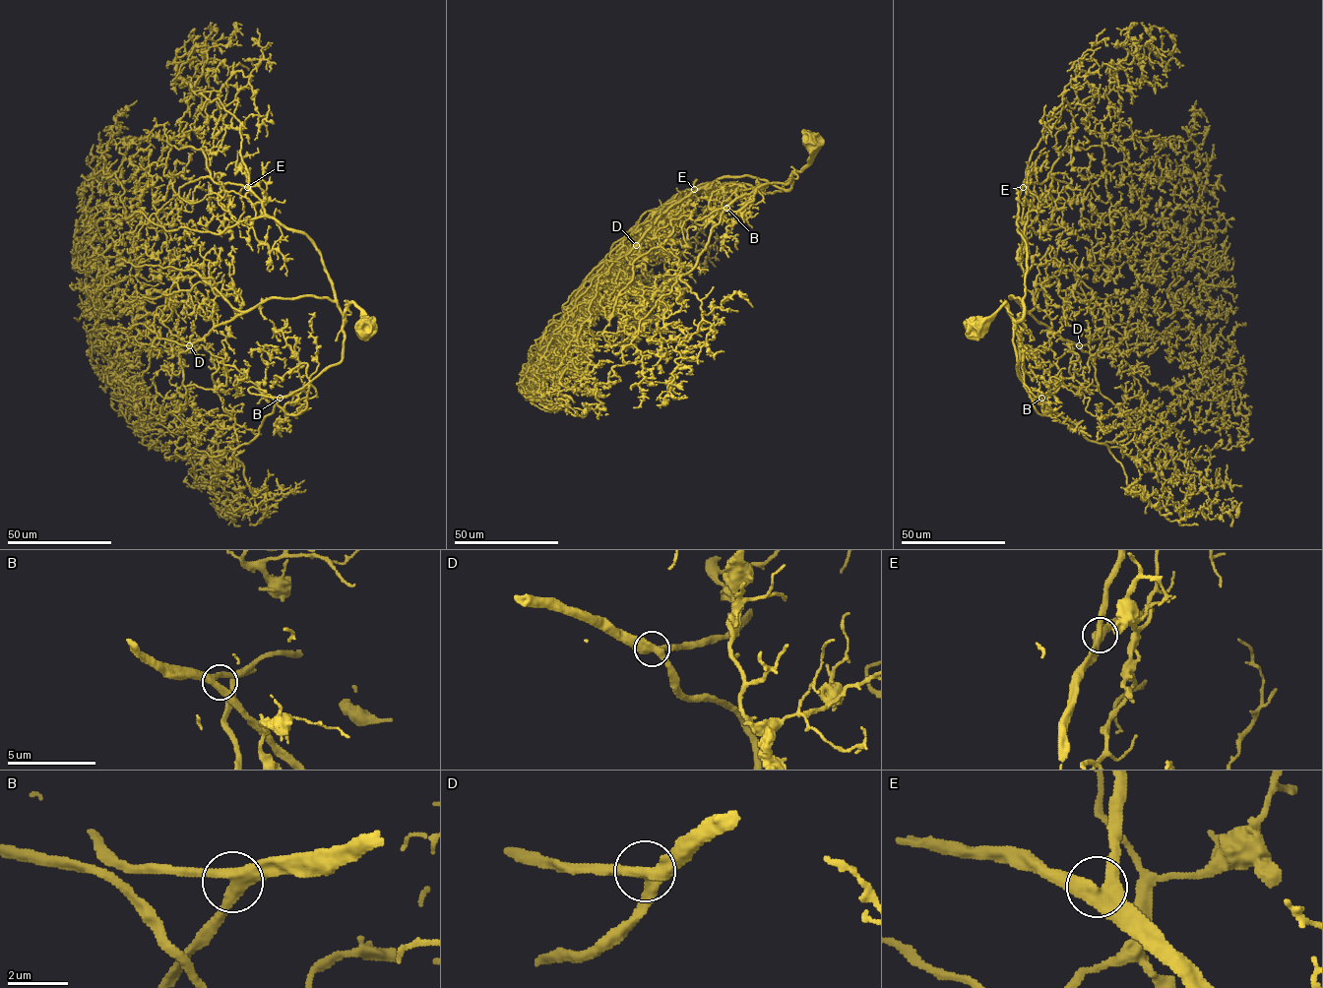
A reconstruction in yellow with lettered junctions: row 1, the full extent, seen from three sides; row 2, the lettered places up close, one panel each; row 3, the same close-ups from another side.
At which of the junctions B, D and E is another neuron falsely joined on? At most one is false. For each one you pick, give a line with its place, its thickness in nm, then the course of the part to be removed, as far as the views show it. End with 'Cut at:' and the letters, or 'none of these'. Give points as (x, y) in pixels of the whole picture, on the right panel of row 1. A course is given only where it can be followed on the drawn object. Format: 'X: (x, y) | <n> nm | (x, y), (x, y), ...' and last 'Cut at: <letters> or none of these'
Cut at: none of these

